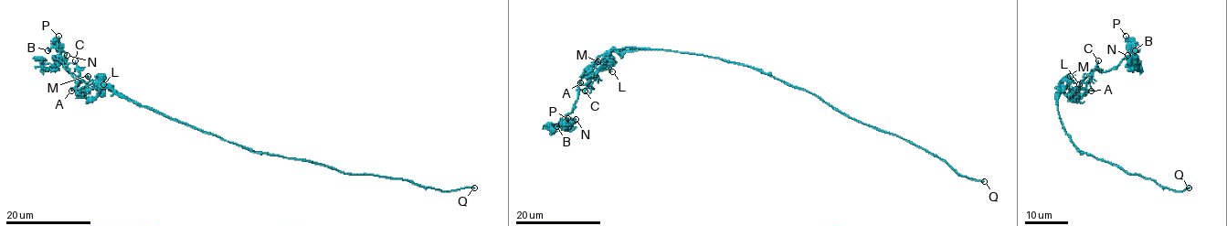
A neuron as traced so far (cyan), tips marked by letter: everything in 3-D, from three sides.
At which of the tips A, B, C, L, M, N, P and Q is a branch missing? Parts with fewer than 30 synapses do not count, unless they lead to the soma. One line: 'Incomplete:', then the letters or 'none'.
Incomplete: M

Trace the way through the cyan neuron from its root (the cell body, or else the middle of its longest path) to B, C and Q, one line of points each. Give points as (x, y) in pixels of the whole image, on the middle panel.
B: (739, 63), (664, 49), (610, 49), (586, 69), (575, 107), (562, 120), (568, 125), (561, 121), (556, 126)
C: (739, 63), (706, 55), (664, 49), (610, 49), (593, 69), (592, 76), (595, 79), (585, 91)
Q: (739, 63), (815, 93), (850, 117), (895, 134), (937, 156), (958, 173), (984, 181)

